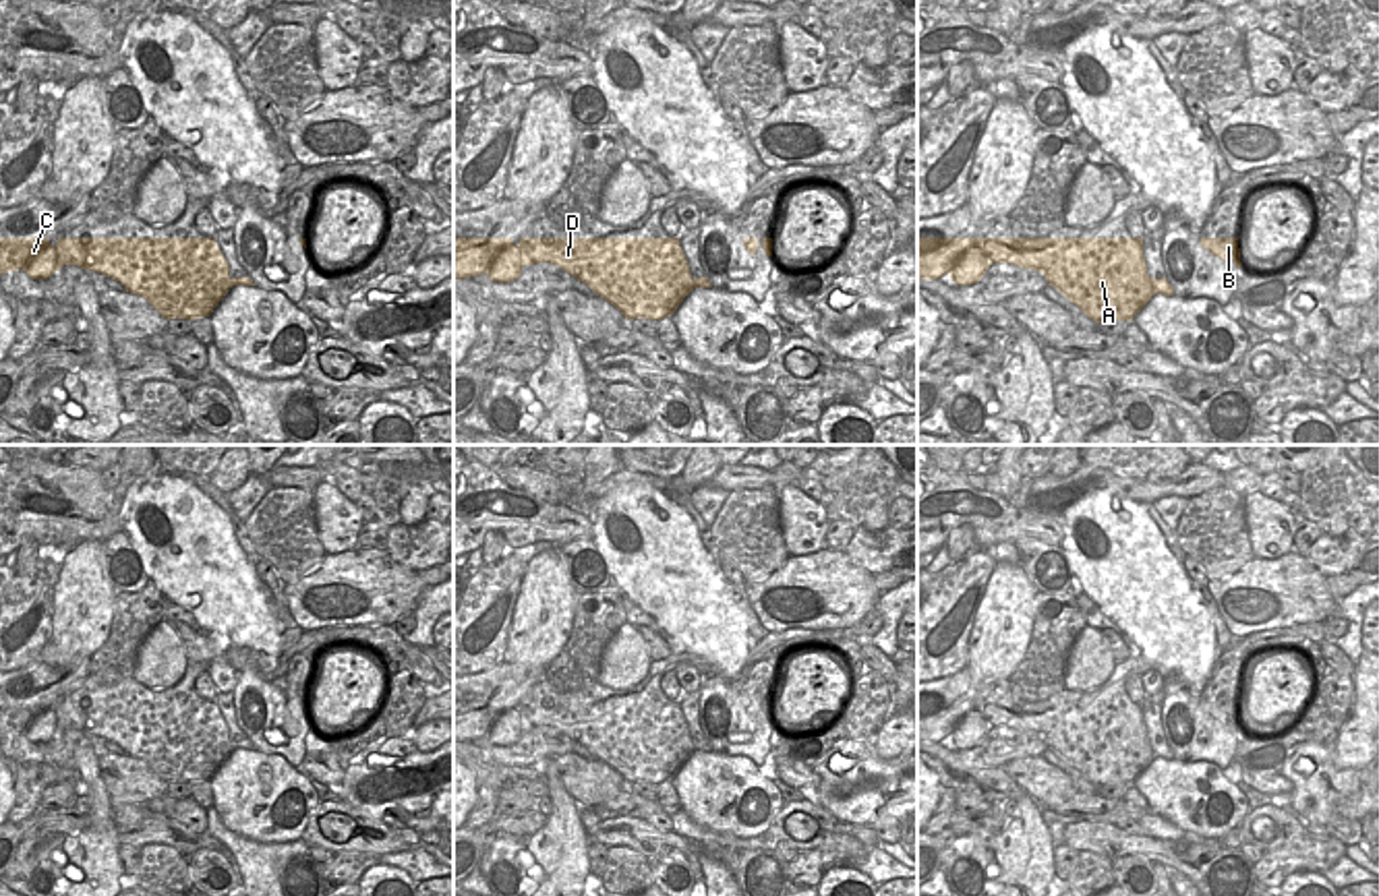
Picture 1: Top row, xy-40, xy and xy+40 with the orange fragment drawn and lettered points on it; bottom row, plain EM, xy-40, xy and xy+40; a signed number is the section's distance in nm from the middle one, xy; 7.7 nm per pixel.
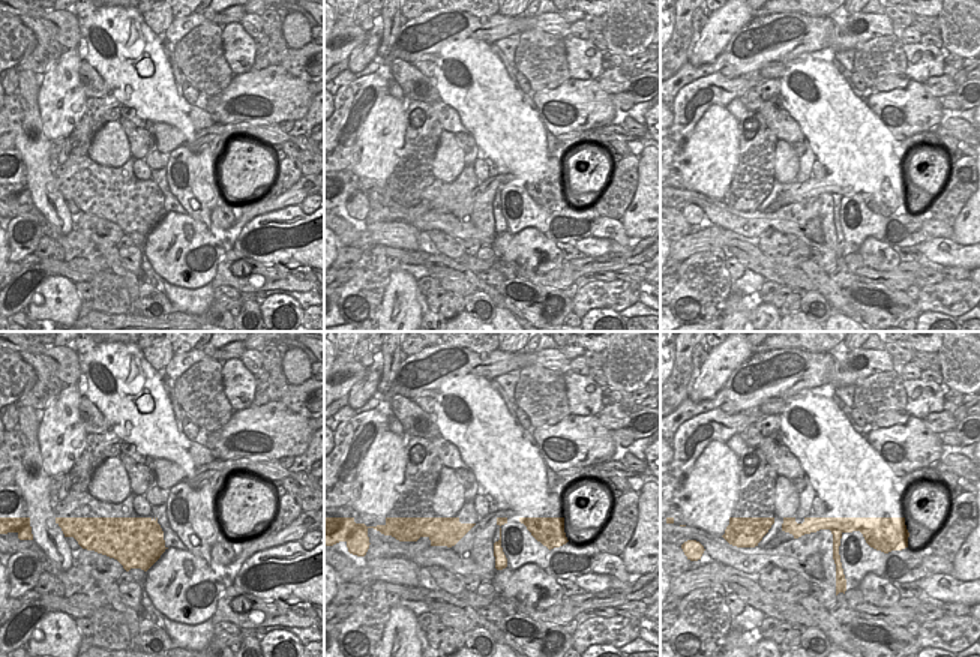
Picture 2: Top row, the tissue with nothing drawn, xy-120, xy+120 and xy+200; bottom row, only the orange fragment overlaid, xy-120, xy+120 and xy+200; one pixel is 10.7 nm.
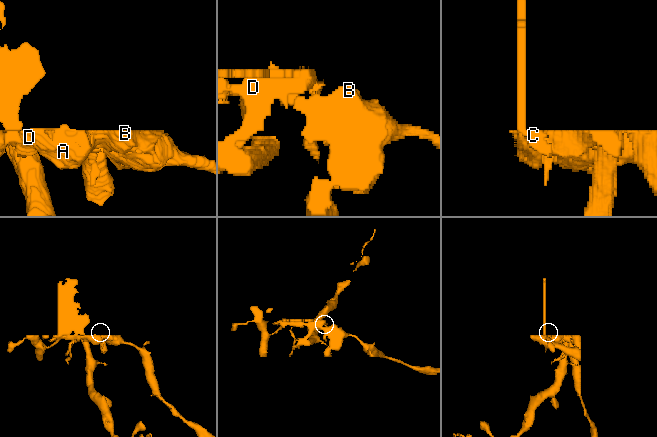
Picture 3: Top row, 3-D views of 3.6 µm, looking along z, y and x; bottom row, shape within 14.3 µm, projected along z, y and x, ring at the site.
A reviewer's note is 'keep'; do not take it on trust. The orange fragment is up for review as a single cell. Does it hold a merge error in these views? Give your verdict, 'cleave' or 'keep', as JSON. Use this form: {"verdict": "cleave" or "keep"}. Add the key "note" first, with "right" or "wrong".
{"note": "wrong", "verdict": "cleave"}

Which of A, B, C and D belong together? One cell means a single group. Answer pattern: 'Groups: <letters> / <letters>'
Groups: A C D / B.

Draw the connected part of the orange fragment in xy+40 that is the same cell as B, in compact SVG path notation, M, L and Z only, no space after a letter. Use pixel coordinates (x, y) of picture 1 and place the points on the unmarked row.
M1201 701L1201 710L1207 712L1213 720L1242 730L1238 701Z

